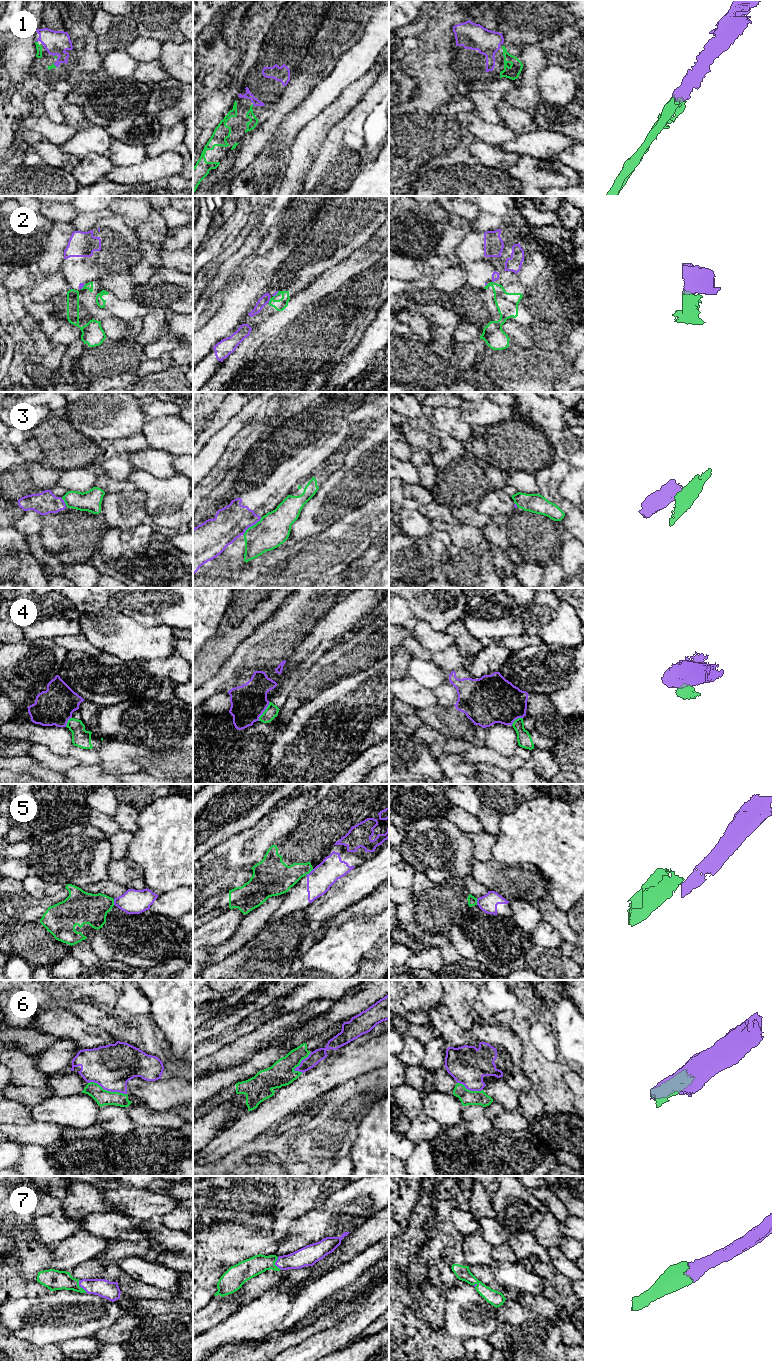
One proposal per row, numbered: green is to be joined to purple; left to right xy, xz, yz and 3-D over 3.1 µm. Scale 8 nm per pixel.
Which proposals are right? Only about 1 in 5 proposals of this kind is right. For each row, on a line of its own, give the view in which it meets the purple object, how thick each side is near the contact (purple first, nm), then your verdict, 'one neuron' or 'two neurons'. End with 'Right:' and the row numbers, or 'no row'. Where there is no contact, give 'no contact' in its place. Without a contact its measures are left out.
1: contact in xy; calibres 190 and 30 nm; one neuron
2: contact in xz; calibres 70 and 90 nm; two neurons
3: contact in xz; calibres 260 and 260 nm; two neurons
4: contact in xz; calibres 280 and 100 nm; two neurons
5: contact in xz; calibres 200 and 220 nm; two neurons
6: contact in xy; calibres 360 and 130 nm; two neurons
7: contact in xy; calibres 140 and 160 nm; one neuron
Right: 1, 7

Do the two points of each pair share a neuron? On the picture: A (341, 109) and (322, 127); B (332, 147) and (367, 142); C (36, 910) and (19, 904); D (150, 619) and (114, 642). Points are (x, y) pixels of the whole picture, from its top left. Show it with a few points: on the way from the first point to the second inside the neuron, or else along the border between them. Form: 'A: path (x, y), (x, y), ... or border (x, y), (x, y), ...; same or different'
A: path (336, 113), (327, 122); same
B: path (341, 147), (348, 147), (353, 142), (358, 142); same
C: path (32, 910), (23, 908); same
D: border (121, 612), (147, 626), (165, 625); different

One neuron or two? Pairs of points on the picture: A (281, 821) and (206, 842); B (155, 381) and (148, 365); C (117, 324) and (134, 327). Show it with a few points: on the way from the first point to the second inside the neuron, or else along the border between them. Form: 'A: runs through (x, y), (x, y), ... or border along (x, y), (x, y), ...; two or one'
A: border along (260, 818), (253, 826), (220, 843); two
B: border along (172, 364), (158, 372), (153, 372), (139, 378); two
C: runs through (121, 326), (130, 326); one

